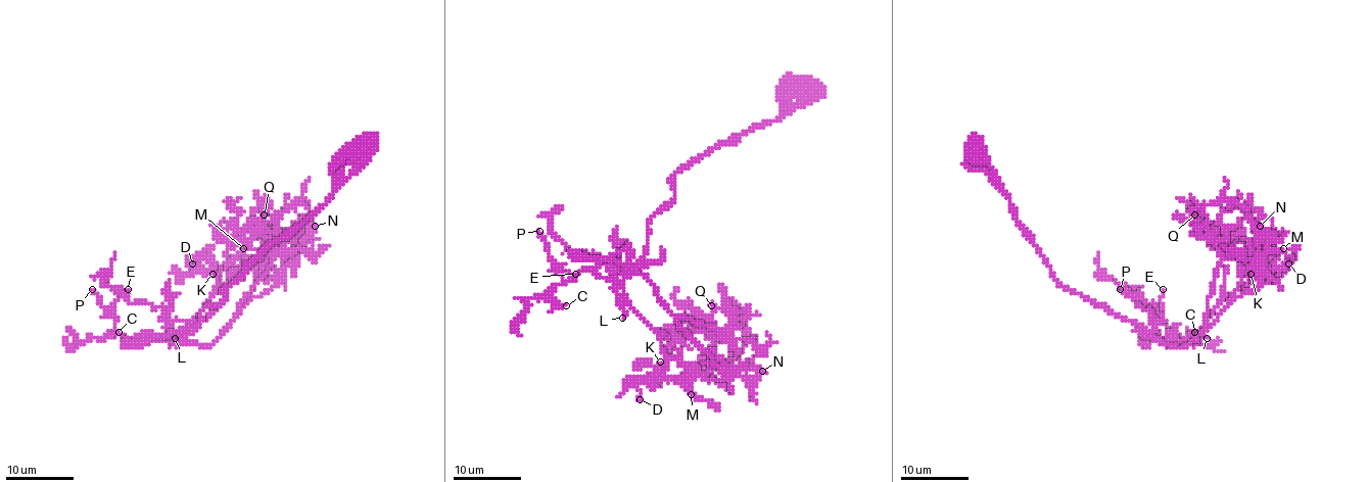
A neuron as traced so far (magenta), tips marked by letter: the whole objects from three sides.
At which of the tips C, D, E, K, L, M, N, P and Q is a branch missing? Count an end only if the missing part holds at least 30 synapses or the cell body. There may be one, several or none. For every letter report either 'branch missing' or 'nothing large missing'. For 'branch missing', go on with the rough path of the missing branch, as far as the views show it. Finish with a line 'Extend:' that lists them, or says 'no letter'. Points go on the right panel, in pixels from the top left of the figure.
C: nothing large missing
D: nothing large missing
E: nothing large missing
K: nothing large missing
L: branch missing; course (1207, 338), (1210, 352), (1214, 355), (1222, 353), (1227, 369), (1239, 379)
M: nothing large missing
N: nothing large missing
P: nothing large missing
Q: nothing large missing
Extend: L

